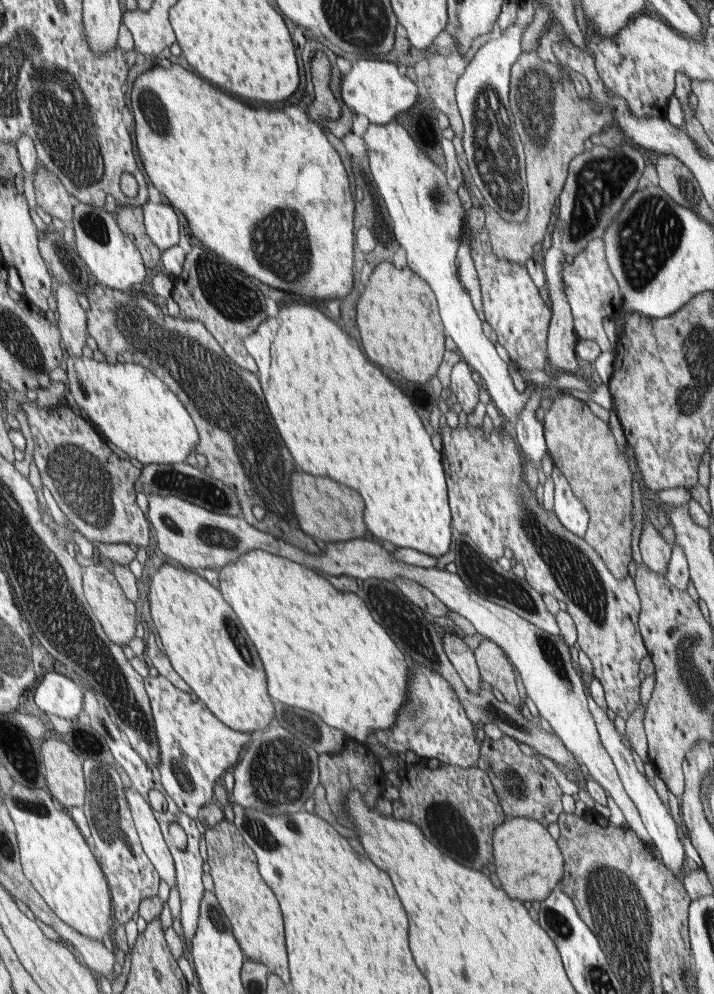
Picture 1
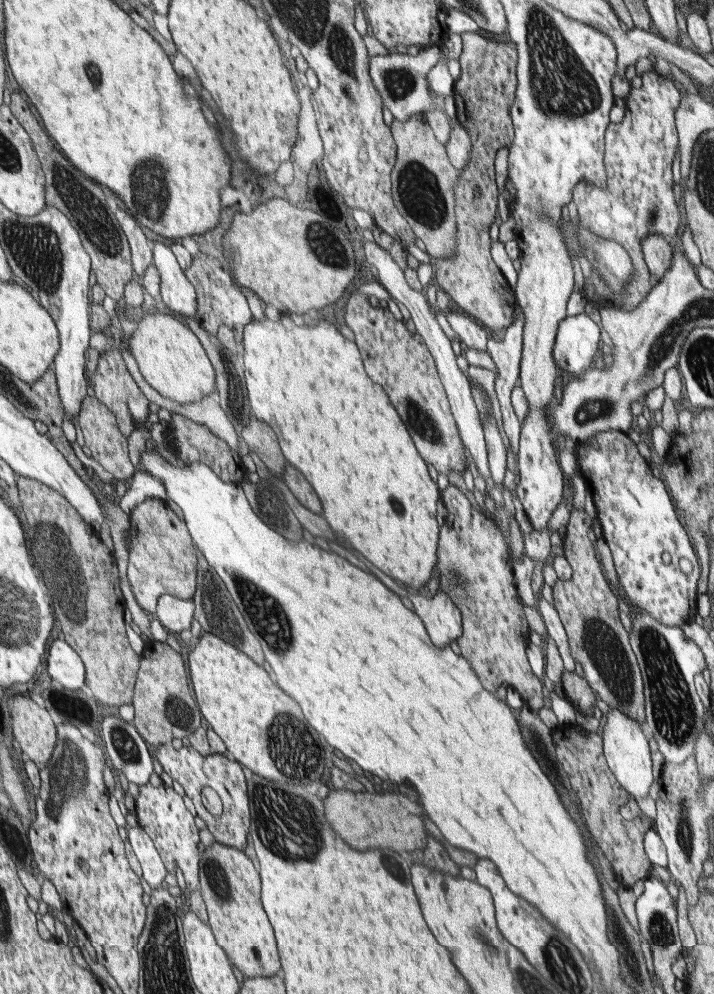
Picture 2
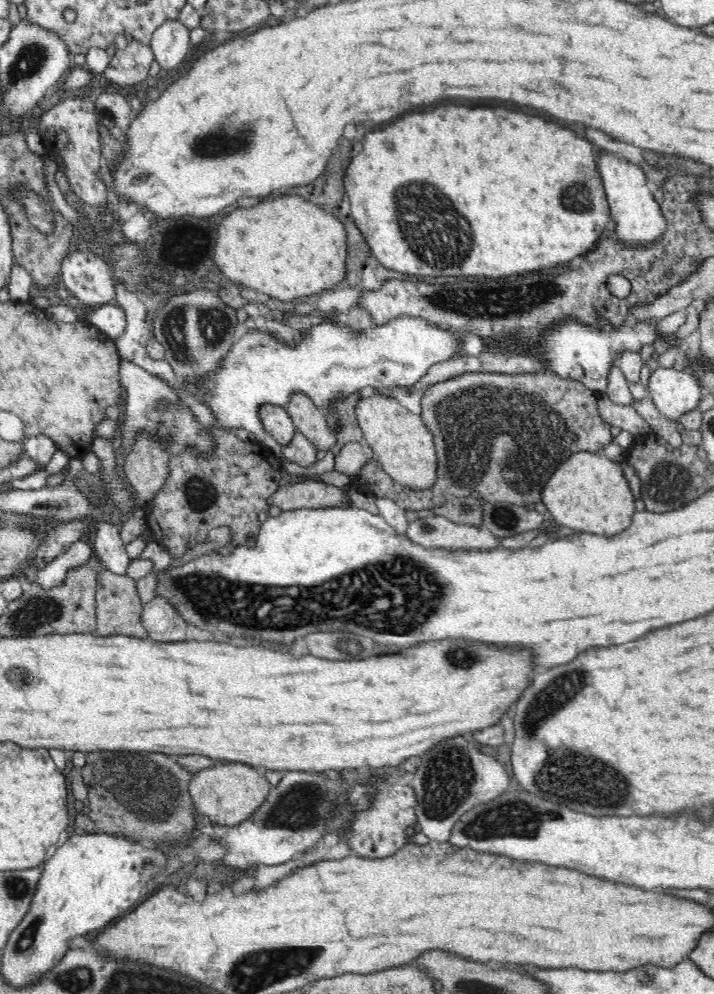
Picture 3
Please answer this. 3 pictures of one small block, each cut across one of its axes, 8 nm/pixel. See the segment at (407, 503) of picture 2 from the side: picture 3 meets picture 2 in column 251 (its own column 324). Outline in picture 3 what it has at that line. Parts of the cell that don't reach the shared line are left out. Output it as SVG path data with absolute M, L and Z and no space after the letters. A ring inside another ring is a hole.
M598 314L598 326L584 324L584 322L580 322L580 318L572 316L572 318L566 318L566 322L554 322L554 326L550 326L550 330L544 330L538 338L530 338L528 342L522 342L522 340L524 338L520 338L520 334L514 334L514 338L492 338L492 340L480 338L478 334L454 338L454 334L450 330L444 330L442 326L432 326L432 322L422 322L422 318L410 318L410 316L394 318L384 326L374 326L368 330L354 330L350 326L340 326L338 322L322 322L318 326L304 330L302 336L294 344L282 342L270 330L254 328L248 334L244 334L244 338L234 340L230 352L218 364L218 370L204 374L196 380L186 378L186 382L180 384L184 388L180 392L182 394L186 392L192 400L206 406L214 418L212 426L218 426L218 430L226 430L228 434L232 432L234 436L238 430L246 430L248 434L254 434L258 438L258 442L262 442L262 440L266 440L266 430L260 420L260 410L266 406L280 408L280 410L288 412L294 396L304 396L318 410L334 414L340 402L350 402L352 398L360 400L360 392L368 386L374 388L378 396L382 396L386 400L396 400L398 394L408 394L422 378L426 378L426 372L430 370L430 366L446 362L446 358L460 358L460 356L474 356L476 358L476 356L488 352L492 346L494 346L494 350L502 350L502 352L532 354L534 358L538 358L542 362L544 372L552 372L564 380L582 382L592 394L606 396L608 384L610 384L610 372L614 366L620 370L618 360L622 358L622 354L632 352L632 354L642 356L642 352L648 350L648 354L642 358L642 360L648 360L648 356L656 354L654 348L656 348L658 340L662 340L666 348L678 344L672 334L664 336L658 328L658 322L654 322L654 320L622 322L620 326L616 326L604 314Z

